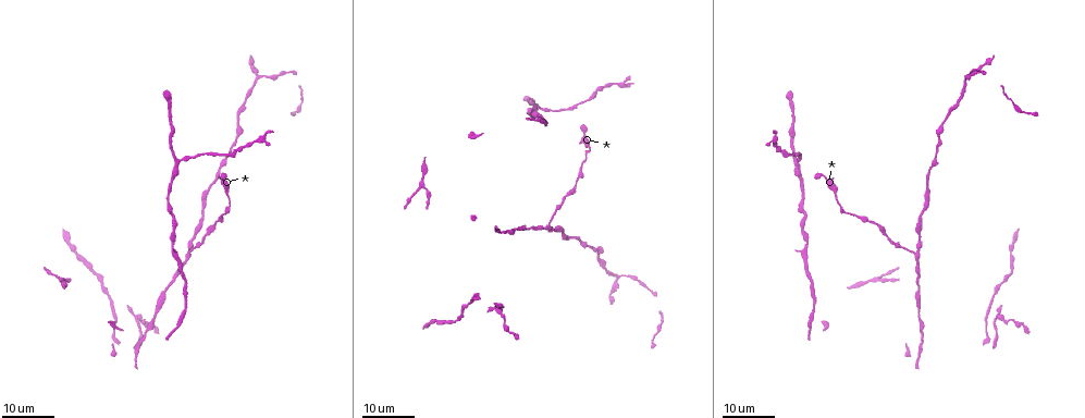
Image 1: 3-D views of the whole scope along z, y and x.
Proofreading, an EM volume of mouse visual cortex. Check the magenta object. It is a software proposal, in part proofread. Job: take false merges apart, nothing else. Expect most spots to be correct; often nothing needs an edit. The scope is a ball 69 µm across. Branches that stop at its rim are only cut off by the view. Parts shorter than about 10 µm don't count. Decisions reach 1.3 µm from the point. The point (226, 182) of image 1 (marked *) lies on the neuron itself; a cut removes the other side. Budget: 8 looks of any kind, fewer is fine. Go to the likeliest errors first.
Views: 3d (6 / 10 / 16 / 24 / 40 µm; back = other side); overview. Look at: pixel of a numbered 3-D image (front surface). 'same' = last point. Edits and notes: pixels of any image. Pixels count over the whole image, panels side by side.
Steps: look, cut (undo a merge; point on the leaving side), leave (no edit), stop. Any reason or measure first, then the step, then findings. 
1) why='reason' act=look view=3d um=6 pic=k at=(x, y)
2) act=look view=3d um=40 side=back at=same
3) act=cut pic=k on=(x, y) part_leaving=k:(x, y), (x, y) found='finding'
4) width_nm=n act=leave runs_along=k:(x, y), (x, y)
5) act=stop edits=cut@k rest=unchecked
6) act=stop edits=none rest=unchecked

why='a fork' act=look view=3d um=24 pic=1 at=(918, 254)

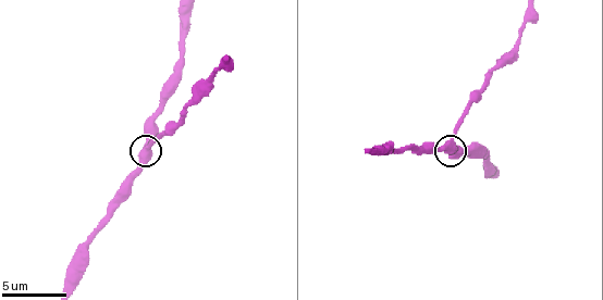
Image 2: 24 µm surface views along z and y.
why='closer look' act=look view=3d um=10 at=same

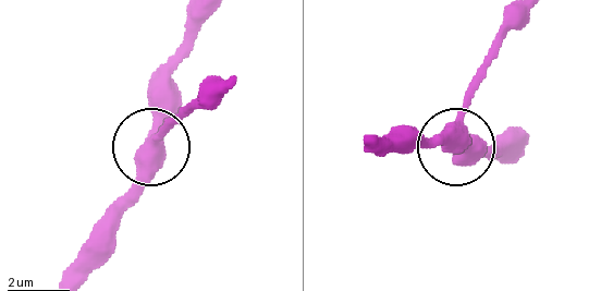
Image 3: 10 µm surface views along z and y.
arms=3 act=leave found='one neuron here'

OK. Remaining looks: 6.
why='thick turns thin' act=look view=3d um=6 pic=2 at=(382, 149)

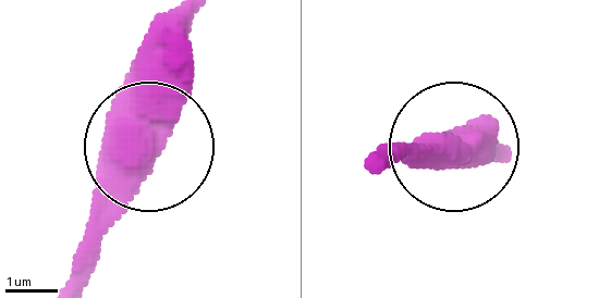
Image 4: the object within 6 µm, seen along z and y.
act=leave runs_along=4:(503, 144), (386, 144) found='continuous, no second neuron'

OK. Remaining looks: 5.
act=look view=3d um=24 pic=1 at=(177, 159)

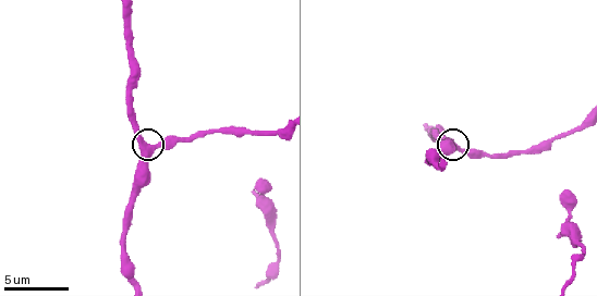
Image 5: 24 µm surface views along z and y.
why='closer look' act=look view=3d um=6 pic=5 at=(143, 147)

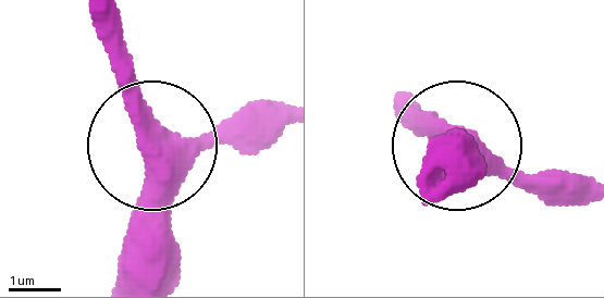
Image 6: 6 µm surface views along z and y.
side_arm_um=14 act=leave found='continuous, no second neuron'

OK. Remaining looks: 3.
why='thick turns thin' act=look view=3d um=16 pic=1 at=(237, 126)

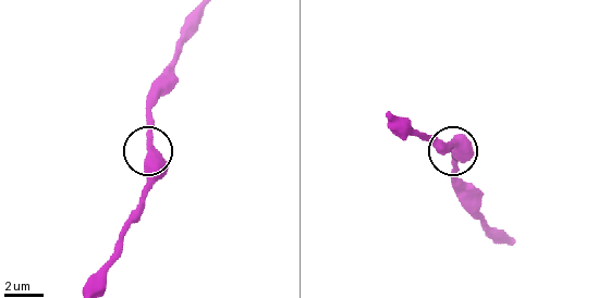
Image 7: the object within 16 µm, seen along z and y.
why='zoom in' act=look view=3d um=6 pic=7 at=(148, 150)

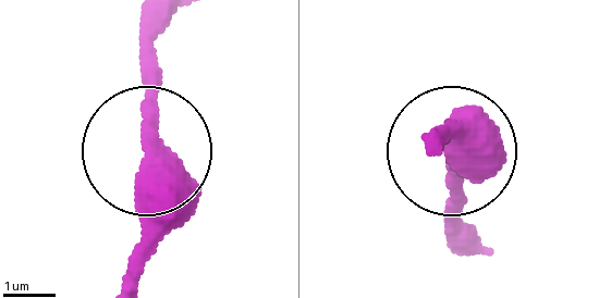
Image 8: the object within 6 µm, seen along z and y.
act=look view=3d um=6 side=back pic=8 at=(149, 155)

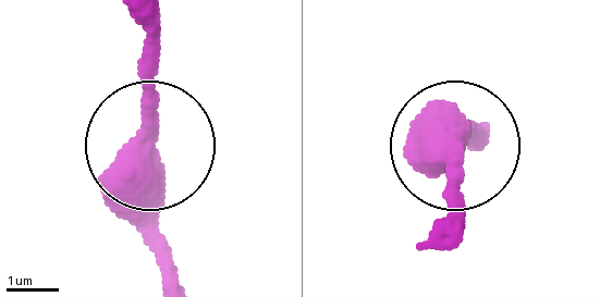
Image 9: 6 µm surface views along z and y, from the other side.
act=leave runs_along=9:(178, 272), (147, 128), (147, 42) found='one neuron here'

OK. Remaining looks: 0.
act=stop edits=none rest=unchecked

